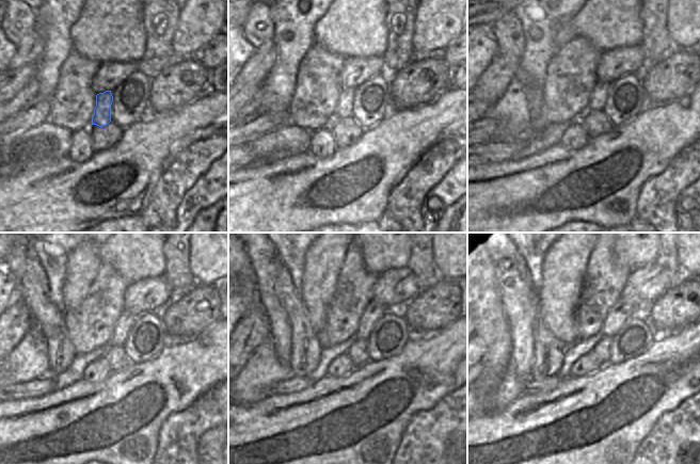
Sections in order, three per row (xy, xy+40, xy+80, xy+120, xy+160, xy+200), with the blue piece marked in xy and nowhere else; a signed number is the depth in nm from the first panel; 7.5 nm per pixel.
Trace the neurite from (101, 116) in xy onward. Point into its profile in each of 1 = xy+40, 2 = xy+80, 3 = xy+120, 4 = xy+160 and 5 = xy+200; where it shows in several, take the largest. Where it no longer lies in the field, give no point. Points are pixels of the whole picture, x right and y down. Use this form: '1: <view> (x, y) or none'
1: xy+40 (344, 108)
2: xy+80 (600, 92)
3: xy+120 (126, 321)
4: xy+160 (374, 312)
5: xy+200 (619, 313)

